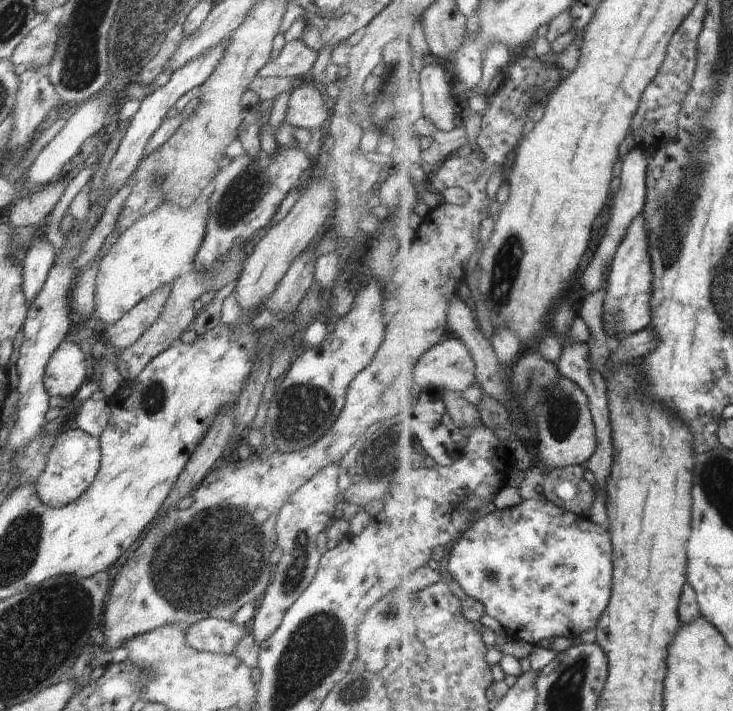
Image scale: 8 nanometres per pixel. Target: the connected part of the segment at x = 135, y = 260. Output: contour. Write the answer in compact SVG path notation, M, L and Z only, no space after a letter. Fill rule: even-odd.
M208 189L187 209L169 202L161 203L156 210L144 215L142 219L137 220L129 229L126 229L110 247L99 263L95 282L94 314L100 320L102 328L113 325L117 320L120 320L122 315L126 314L126 311L136 306L152 291L158 290L160 286L165 284L171 286L181 275L180 268L194 262L194 257L205 235L210 191Z

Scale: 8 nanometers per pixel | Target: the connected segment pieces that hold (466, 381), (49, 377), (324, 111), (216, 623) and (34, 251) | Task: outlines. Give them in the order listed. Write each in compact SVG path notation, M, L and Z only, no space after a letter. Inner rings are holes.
M446 338L421 358L416 384L466 392L478 384L477 364L470 347L460 338Z
M62 341L60 346L51 354L48 364L46 365L45 377L43 380L49 396L62 396L69 399L73 398L78 390L93 375L93 361L90 361L80 349L78 342Z
M315 83L300 84L289 91L285 122L294 128L320 128L328 118L330 105L321 87Z
M210 617L195 622L193 625L187 627L185 630L185 639L186 642L196 650L209 653L230 654L233 653L238 641L242 637L245 637L245 634L247 633L245 627L246 625L244 624L235 624L234 620L227 621L221 618Z
M39 239L21 254L23 265L23 293L26 304L30 306L35 296L44 286L51 266L54 264L57 250L50 241Z

